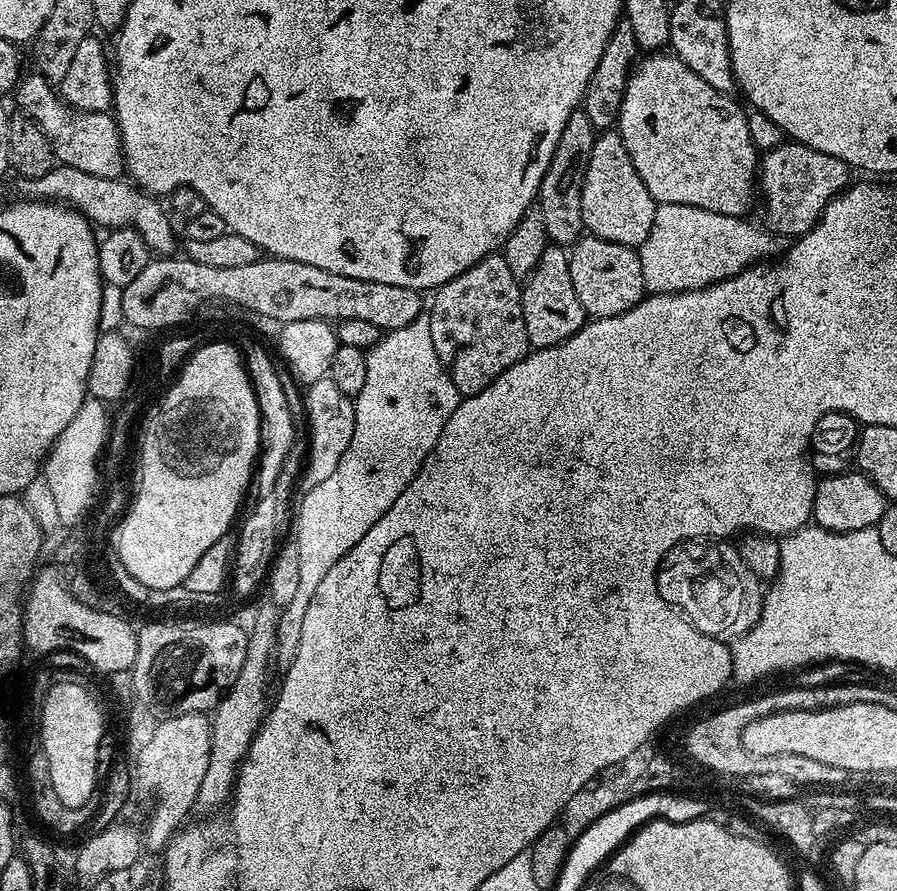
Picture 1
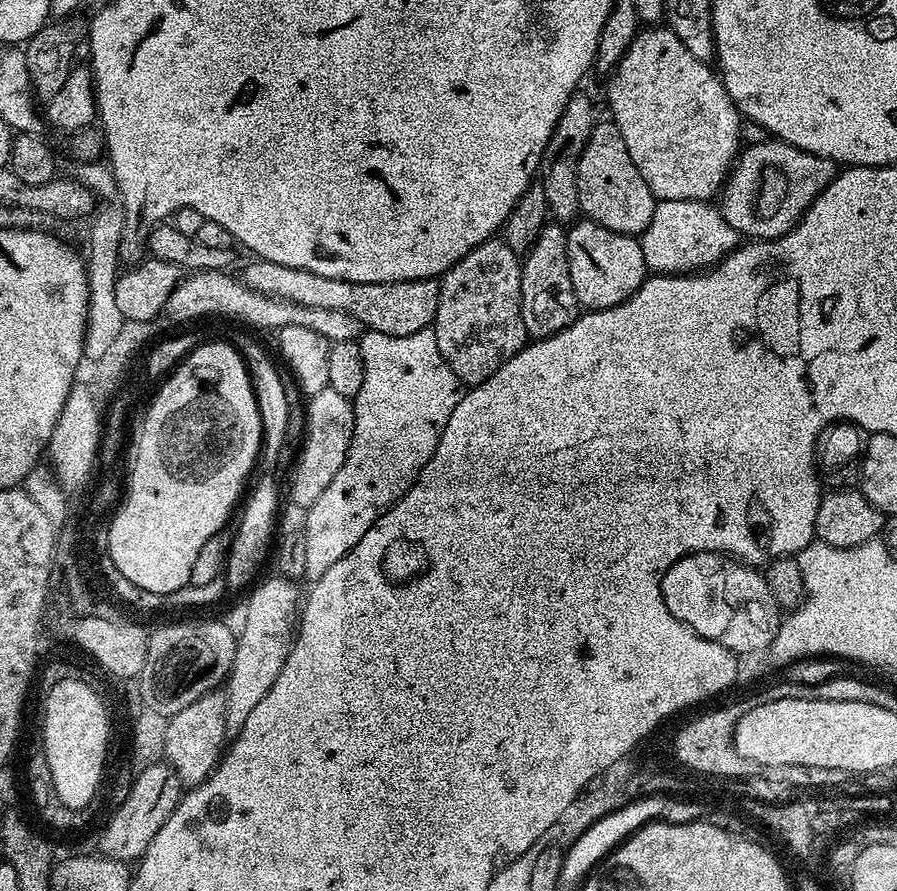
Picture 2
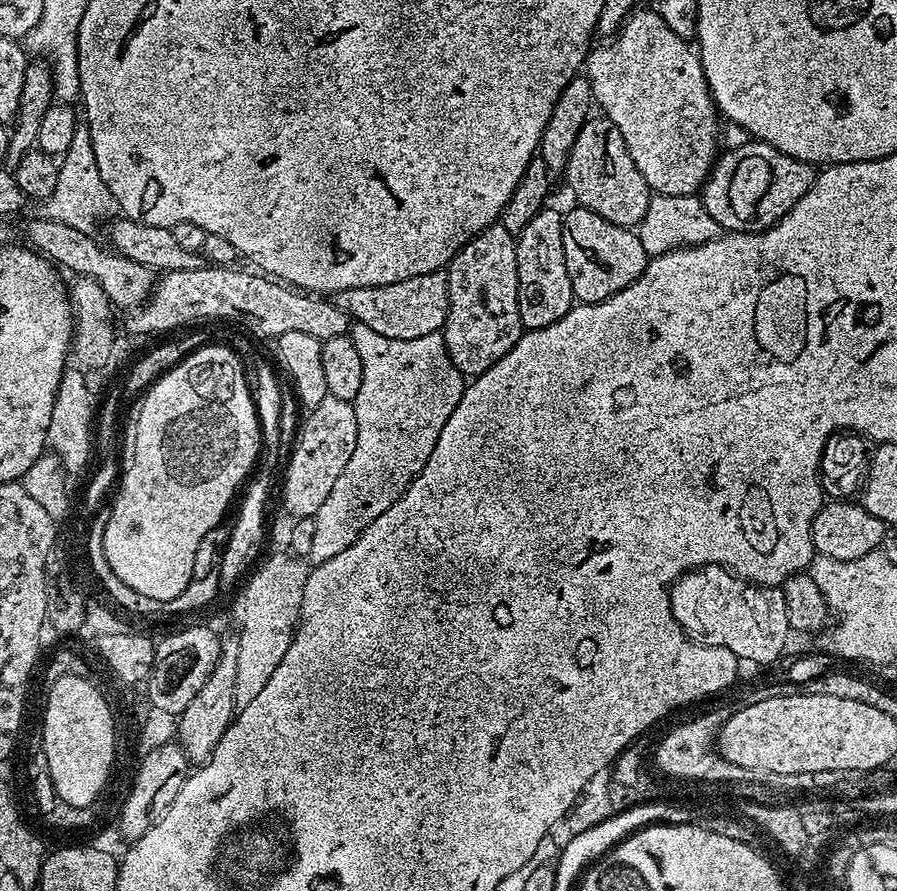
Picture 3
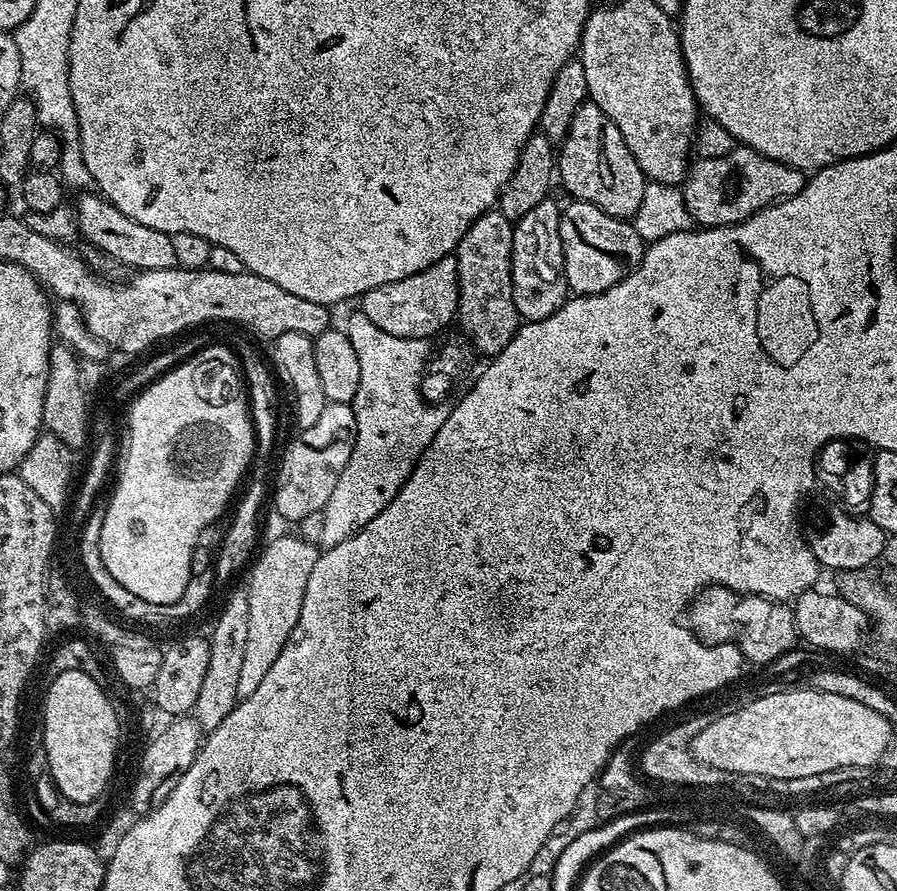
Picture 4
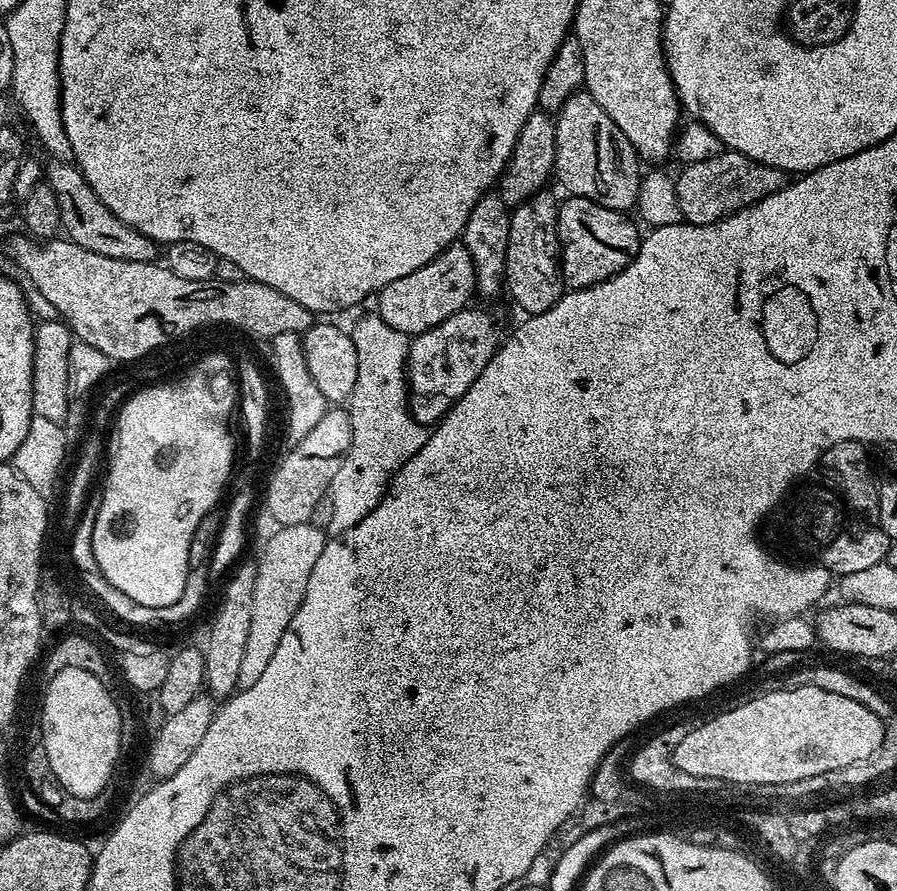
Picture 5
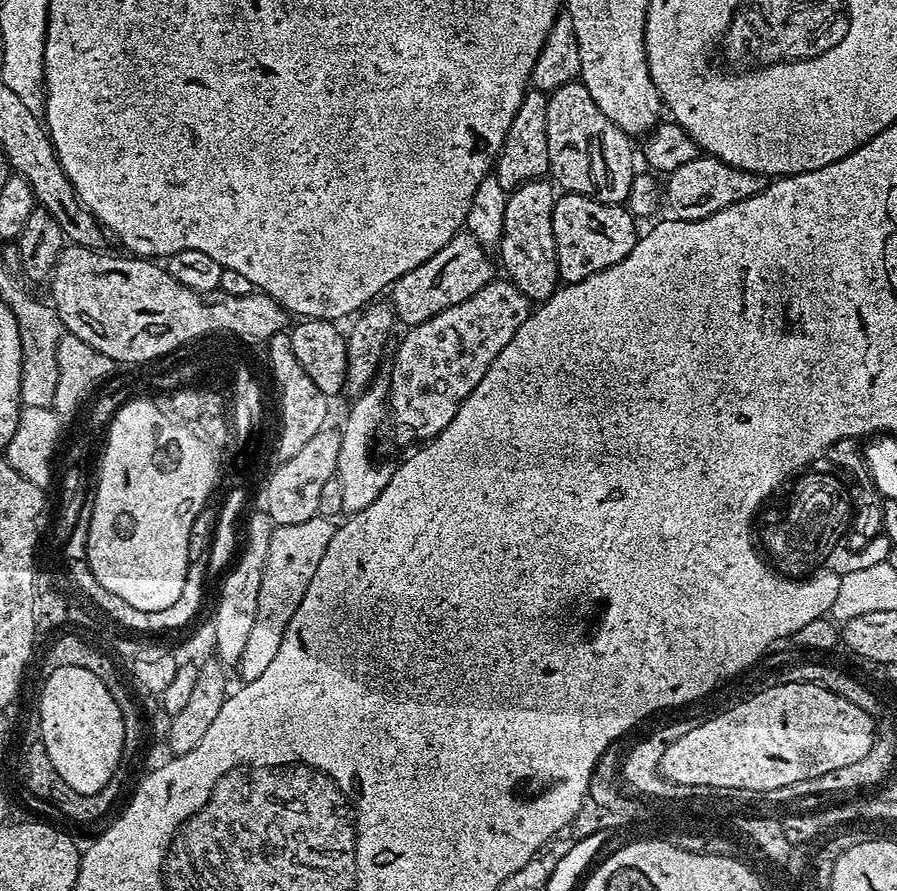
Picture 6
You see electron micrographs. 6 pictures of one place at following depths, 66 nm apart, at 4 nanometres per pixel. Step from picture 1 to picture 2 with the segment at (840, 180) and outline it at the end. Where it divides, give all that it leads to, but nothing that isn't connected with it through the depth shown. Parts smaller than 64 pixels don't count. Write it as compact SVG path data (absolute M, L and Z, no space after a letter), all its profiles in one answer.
M769 138L760 144L747 145L737 155L732 171L728 173L728 179L724 181L723 189L719 193L718 207L726 222L739 232L741 237L752 240L777 240L804 219L804 213L837 175L838 168L833 161L810 154L784 140Z

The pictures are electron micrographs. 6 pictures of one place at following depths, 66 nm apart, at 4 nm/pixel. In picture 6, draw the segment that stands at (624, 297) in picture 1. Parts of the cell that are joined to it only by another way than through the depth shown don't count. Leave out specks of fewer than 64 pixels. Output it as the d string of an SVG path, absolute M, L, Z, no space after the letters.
M573 192L557 195L554 206L554 242L560 279L564 284L582 282L598 270L622 262L634 250L637 221L624 204L603 204Z

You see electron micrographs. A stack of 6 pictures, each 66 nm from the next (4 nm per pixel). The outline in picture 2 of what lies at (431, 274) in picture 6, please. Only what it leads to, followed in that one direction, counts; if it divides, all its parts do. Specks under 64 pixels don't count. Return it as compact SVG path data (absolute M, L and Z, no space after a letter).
M259 258L242 273L247 288L273 296L286 302L294 302L298 306L319 306L325 310L342 310L350 314L350 318L358 318L358 322L369 332L381 332L391 336L418 334L418 330L429 327L438 310L439 283L431 280L407 280L406 282L346 282L340 278L322 278L320 274L310 274L308 270L298 270L290 266L278 266L276 262L266 262Z

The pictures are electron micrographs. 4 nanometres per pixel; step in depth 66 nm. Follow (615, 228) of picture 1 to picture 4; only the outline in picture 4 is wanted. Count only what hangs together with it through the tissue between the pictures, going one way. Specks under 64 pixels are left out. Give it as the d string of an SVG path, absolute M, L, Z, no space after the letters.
M585 102L578 114L574 114L574 122L570 122L568 133L559 145L558 180L564 183L572 200L590 202L619 220L635 217L638 206L642 206L642 190L646 183L618 126L614 126L604 111L591 102Z

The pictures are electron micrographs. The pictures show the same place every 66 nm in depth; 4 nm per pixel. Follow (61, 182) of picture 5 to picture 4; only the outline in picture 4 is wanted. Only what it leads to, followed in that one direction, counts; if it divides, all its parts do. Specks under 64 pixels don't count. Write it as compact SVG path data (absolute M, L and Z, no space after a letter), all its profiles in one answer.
M84 190L74 203L74 215L79 235L88 239L93 248L102 250L110 258L114 258L125 269L149 272L150 270L166 270L177 267L174 258L174 242L168 233L162 230L150 230L150 226L142 226L142 222L134 222L134 218L126 218L122 210L115 208L109 200L92 190Z

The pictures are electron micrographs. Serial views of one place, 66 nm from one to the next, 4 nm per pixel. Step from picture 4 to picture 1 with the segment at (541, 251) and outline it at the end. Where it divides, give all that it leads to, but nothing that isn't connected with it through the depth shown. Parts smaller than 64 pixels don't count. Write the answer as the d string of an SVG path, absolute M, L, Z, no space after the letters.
M550 246L544 251L538 266L523 281L520 297L528 343L533 349L558 346L578 334L578 330L586 323L582 302L578 302L578 294L574 294L574 282L570 282L570 262L568 252L563 247Z

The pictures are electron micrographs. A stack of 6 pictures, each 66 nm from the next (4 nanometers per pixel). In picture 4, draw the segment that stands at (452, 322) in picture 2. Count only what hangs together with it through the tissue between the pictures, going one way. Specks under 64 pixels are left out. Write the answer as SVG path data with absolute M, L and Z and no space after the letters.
M498 210L483 212L460 239L455 258L458 266L458 325L464 336L485 358L497 356L514 338L522 321L514 306L512 289L513 221Z

